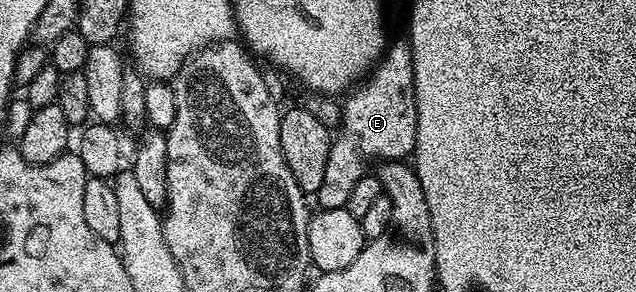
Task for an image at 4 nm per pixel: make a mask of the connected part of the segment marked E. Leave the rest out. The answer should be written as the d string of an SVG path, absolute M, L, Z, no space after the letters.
M406 41L389 42L384 54L380 56L380 62L343 99L339 127L332 140L330 157L326 161L326 174L314 196L315 202L320 202L319 206L323 209L338 209L346 205L350 189L354 189L357 181L366 174L367 167L364 166L368 159L364 155L377 155L377 160L380 161L404 161L415 152L418 113L414 93L412 46Z

